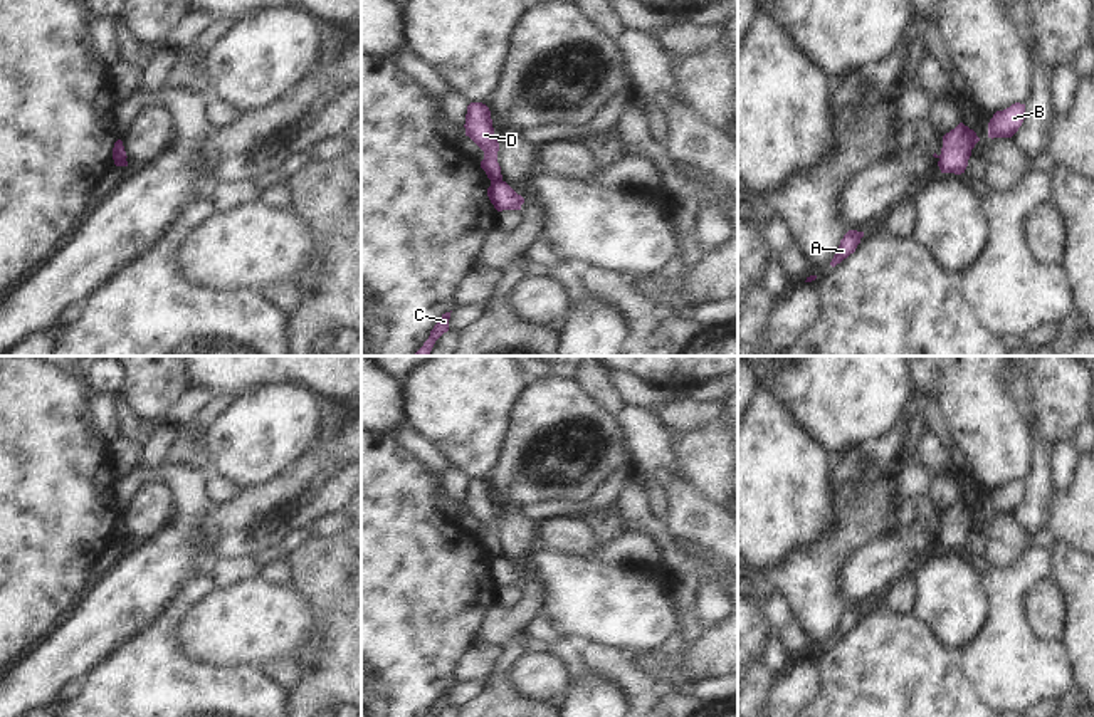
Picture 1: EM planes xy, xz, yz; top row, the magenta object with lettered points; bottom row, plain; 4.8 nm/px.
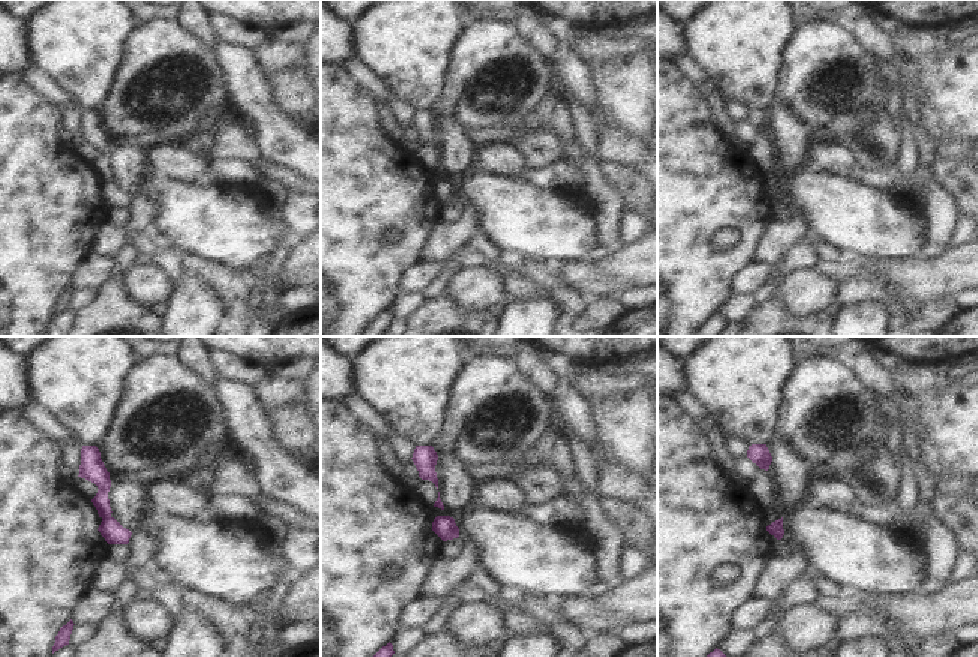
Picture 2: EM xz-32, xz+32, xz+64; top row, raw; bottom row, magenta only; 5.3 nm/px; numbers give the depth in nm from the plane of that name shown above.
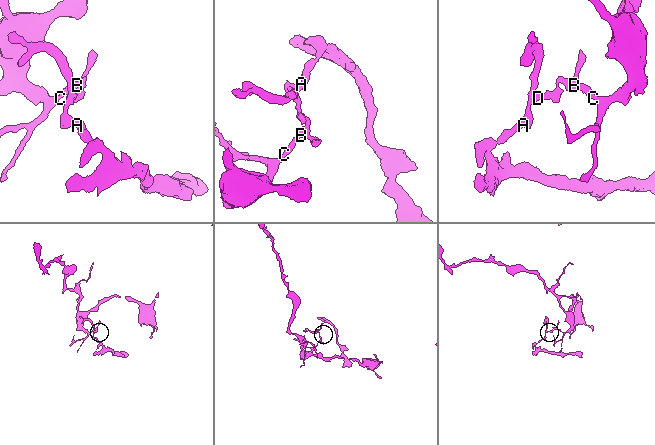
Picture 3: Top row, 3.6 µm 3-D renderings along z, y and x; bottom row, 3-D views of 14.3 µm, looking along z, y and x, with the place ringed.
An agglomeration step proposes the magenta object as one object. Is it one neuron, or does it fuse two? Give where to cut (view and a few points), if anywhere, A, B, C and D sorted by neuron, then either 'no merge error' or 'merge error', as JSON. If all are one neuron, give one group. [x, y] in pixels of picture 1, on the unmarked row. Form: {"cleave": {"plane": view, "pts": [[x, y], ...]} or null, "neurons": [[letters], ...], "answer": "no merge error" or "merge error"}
{"cleave": {"plane": "xz", "pts": [[501, 554], [491, 559]]}, "neurons": [["A", "D"], ["B", "C"]], "answer": "merge error"}

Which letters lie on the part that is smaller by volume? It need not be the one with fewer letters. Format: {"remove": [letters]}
{"remove": ["A", "D"]}

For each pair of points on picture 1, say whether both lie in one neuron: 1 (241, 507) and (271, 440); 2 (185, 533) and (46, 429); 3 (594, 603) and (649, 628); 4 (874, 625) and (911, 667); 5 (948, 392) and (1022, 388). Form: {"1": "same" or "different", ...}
{"1": "different", "2": "different", "3": "same", "4": "same", "5": "different"}

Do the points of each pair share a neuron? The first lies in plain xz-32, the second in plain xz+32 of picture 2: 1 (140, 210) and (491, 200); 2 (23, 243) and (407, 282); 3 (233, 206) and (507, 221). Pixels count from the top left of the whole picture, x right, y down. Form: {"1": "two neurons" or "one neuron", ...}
{"1": "two neurons", "2": "two neurons", "3": "one neuron"}

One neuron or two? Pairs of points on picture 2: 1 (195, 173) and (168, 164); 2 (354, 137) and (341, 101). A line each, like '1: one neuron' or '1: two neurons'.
1: one neuron
2: one neuron

